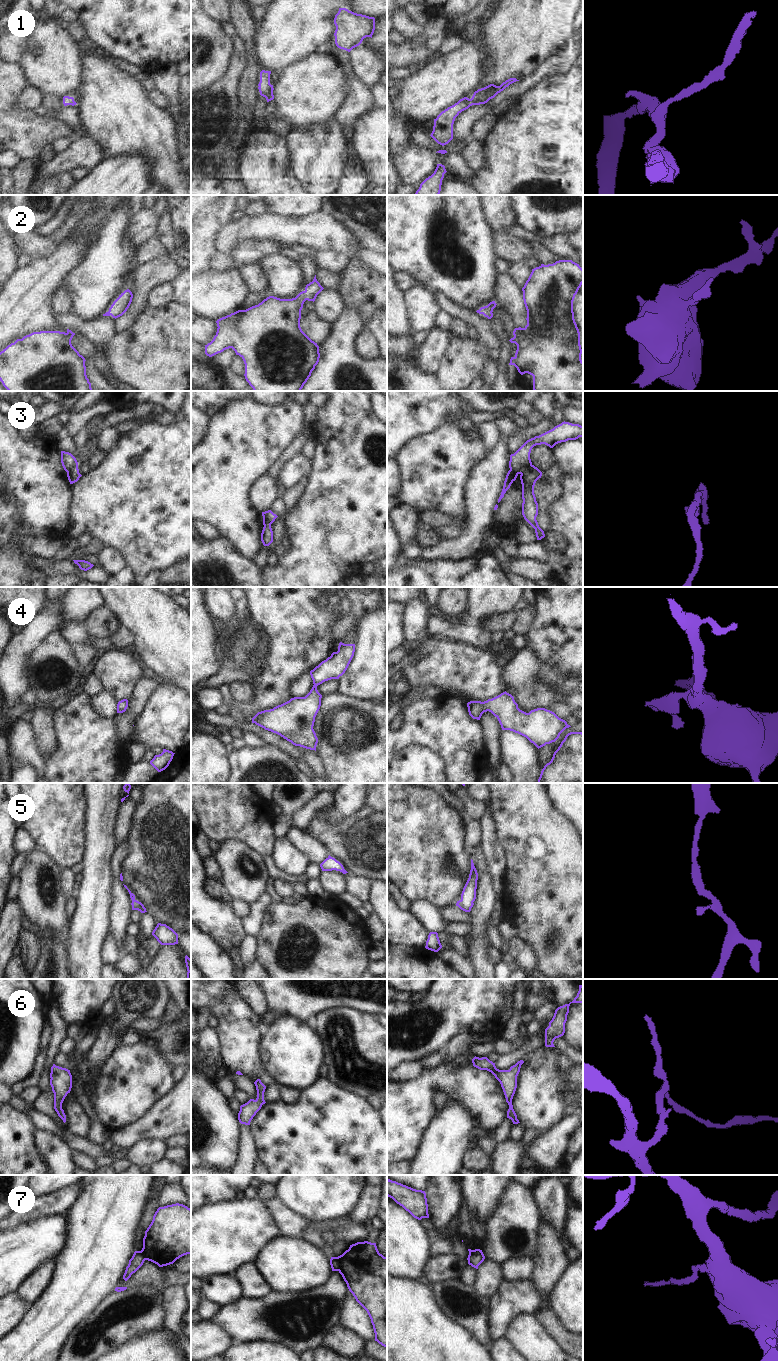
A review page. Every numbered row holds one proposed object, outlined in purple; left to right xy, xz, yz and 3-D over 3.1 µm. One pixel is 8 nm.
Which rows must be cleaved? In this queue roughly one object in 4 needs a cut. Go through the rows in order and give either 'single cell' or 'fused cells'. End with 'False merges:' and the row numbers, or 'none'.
1: single cell
2: single cell
3: fused cells
4: single cell
5: single cell
6: single cell
7: fused cells
False merges: 3, 7

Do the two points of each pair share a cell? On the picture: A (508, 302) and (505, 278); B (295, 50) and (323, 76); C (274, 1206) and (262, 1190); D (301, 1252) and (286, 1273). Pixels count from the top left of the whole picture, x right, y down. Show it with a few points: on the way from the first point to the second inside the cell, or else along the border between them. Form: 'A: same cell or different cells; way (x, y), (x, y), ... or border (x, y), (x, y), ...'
A: same cell; way (508, 296), (505, 284)
B: different cells; border (314, 52), (282, 69)
C: different cells; border (275, 1197), (265, 1200)
D: same cell; way (296, 1257), (286, 1268)

